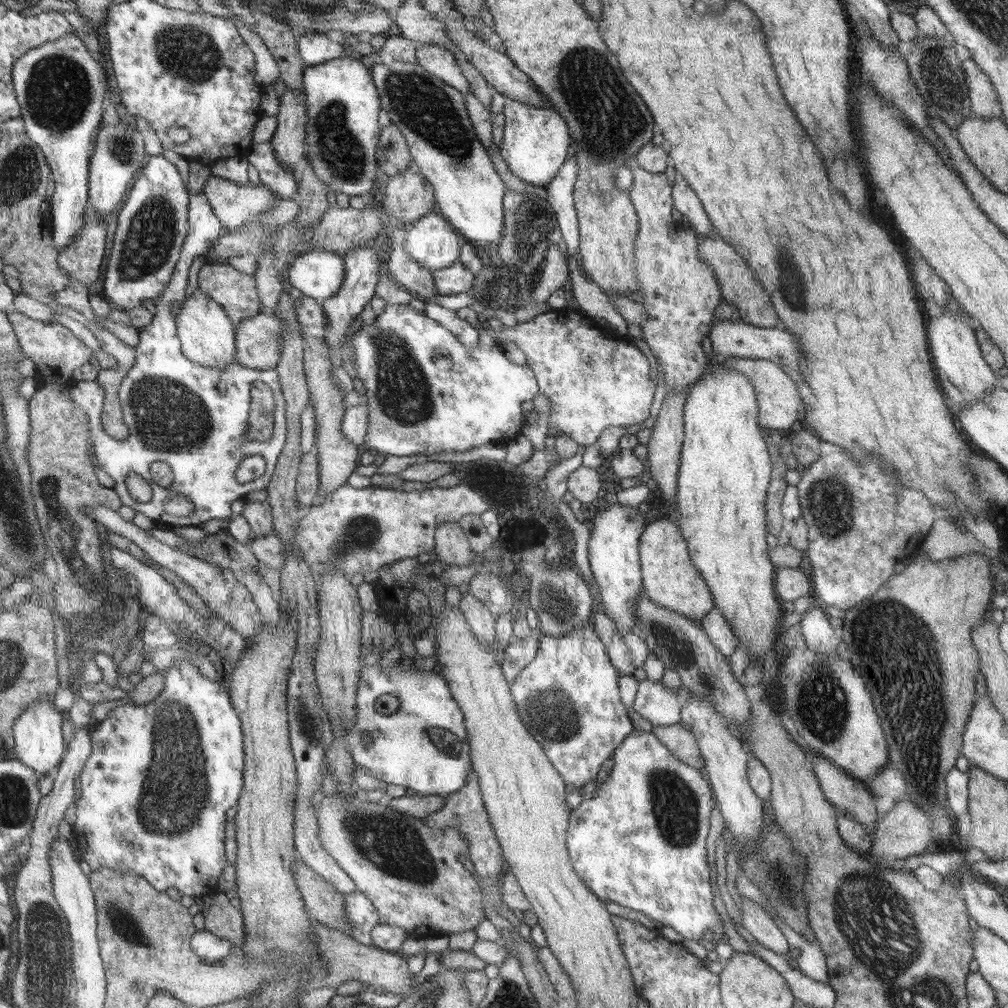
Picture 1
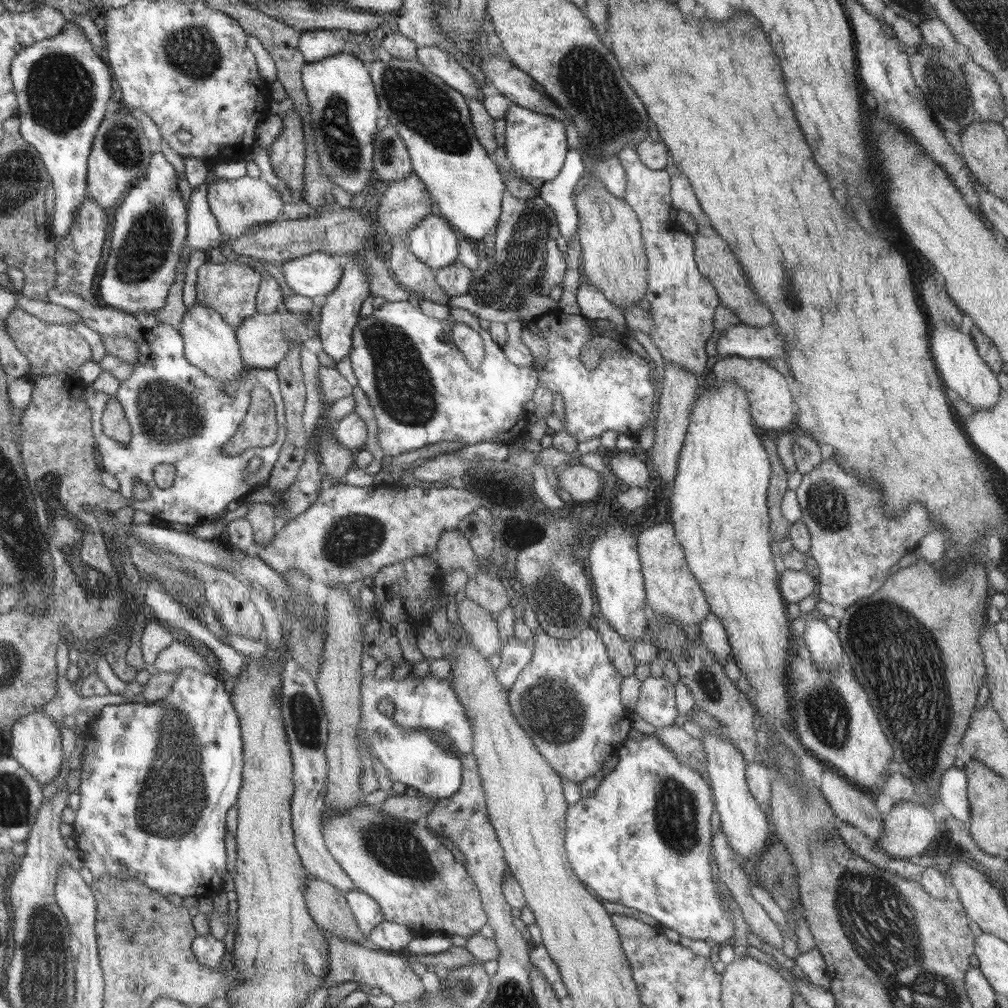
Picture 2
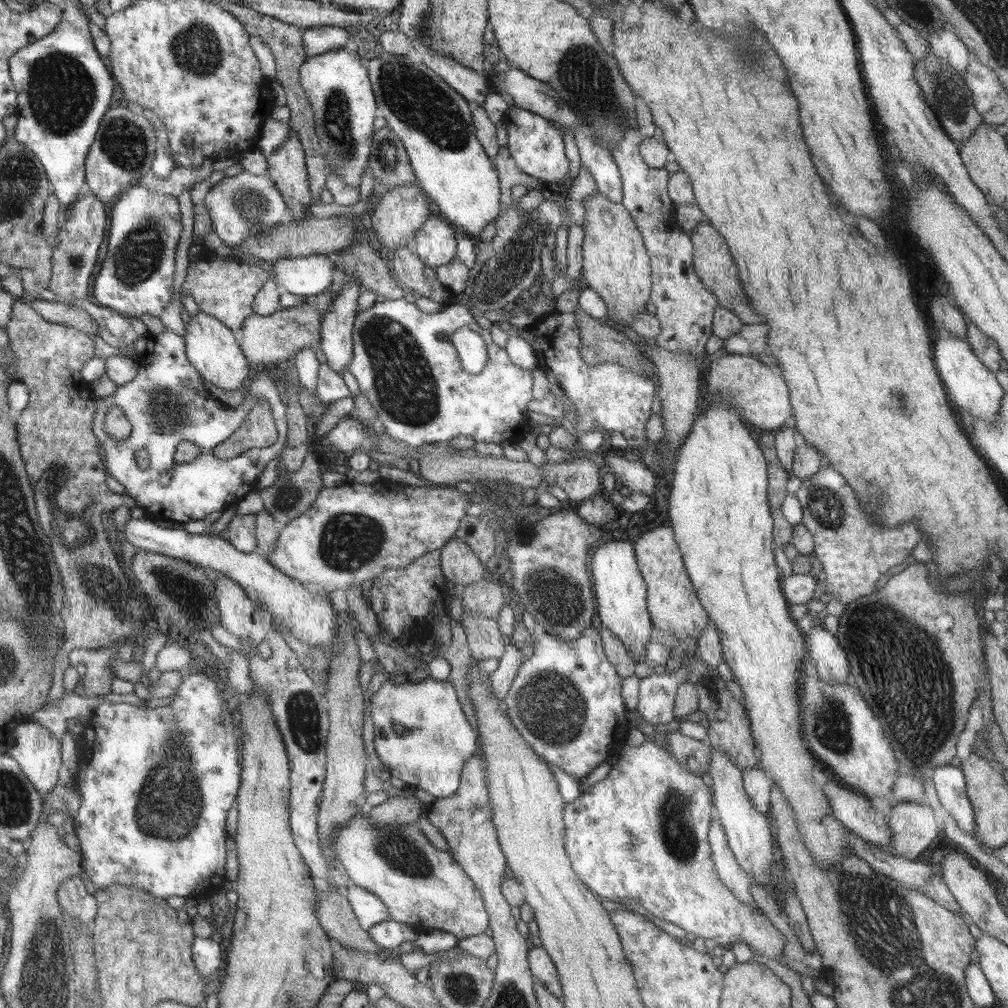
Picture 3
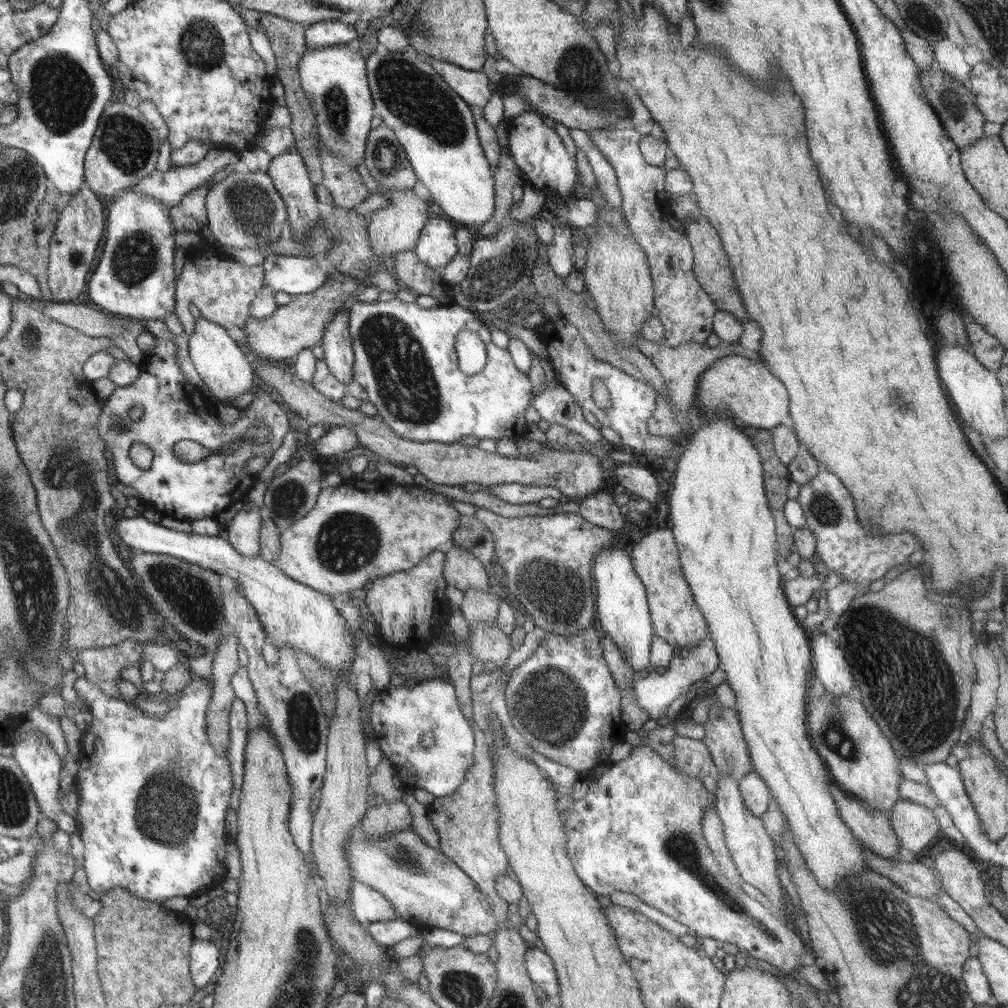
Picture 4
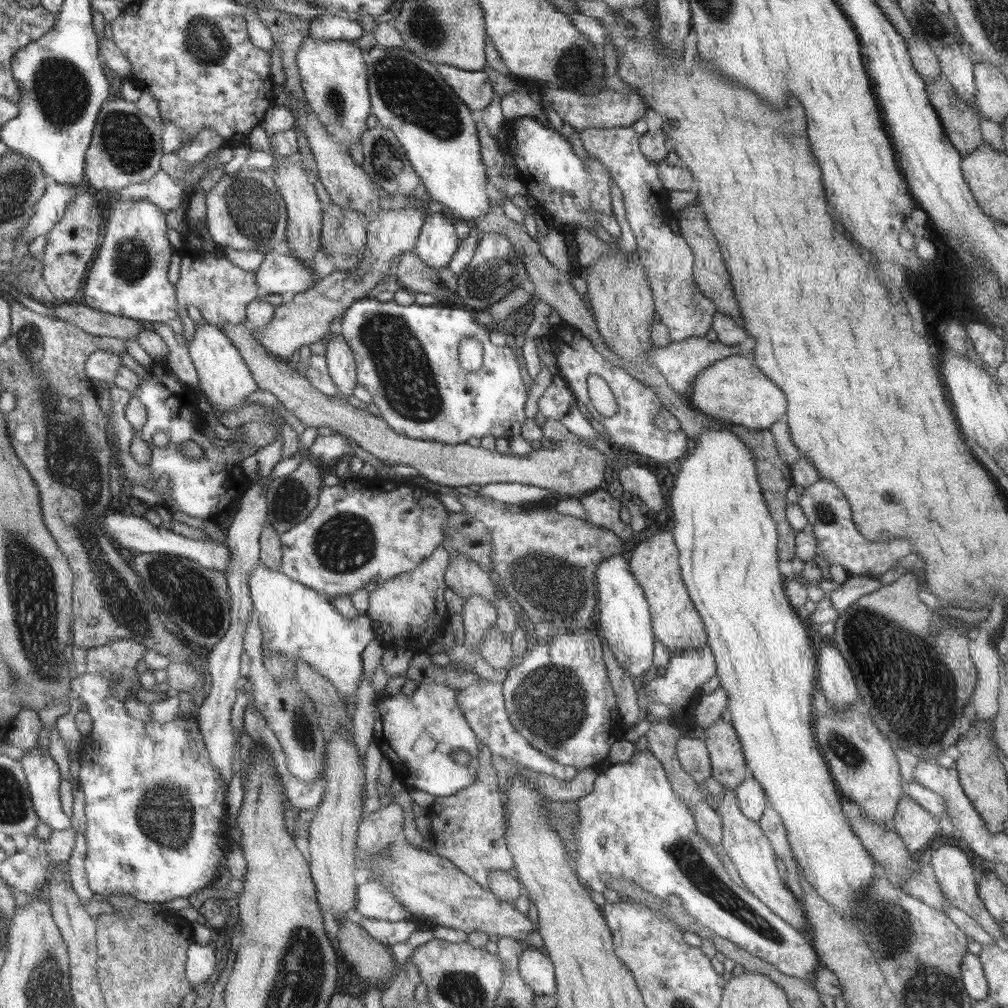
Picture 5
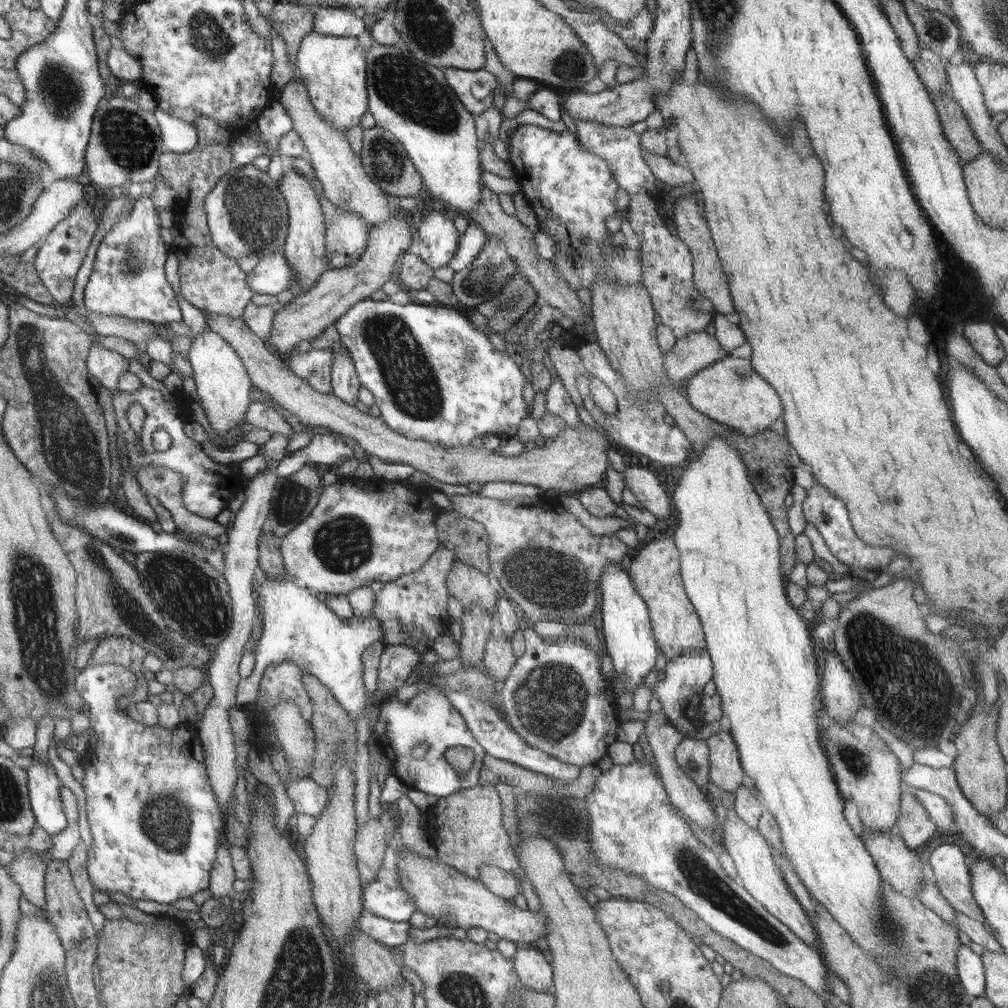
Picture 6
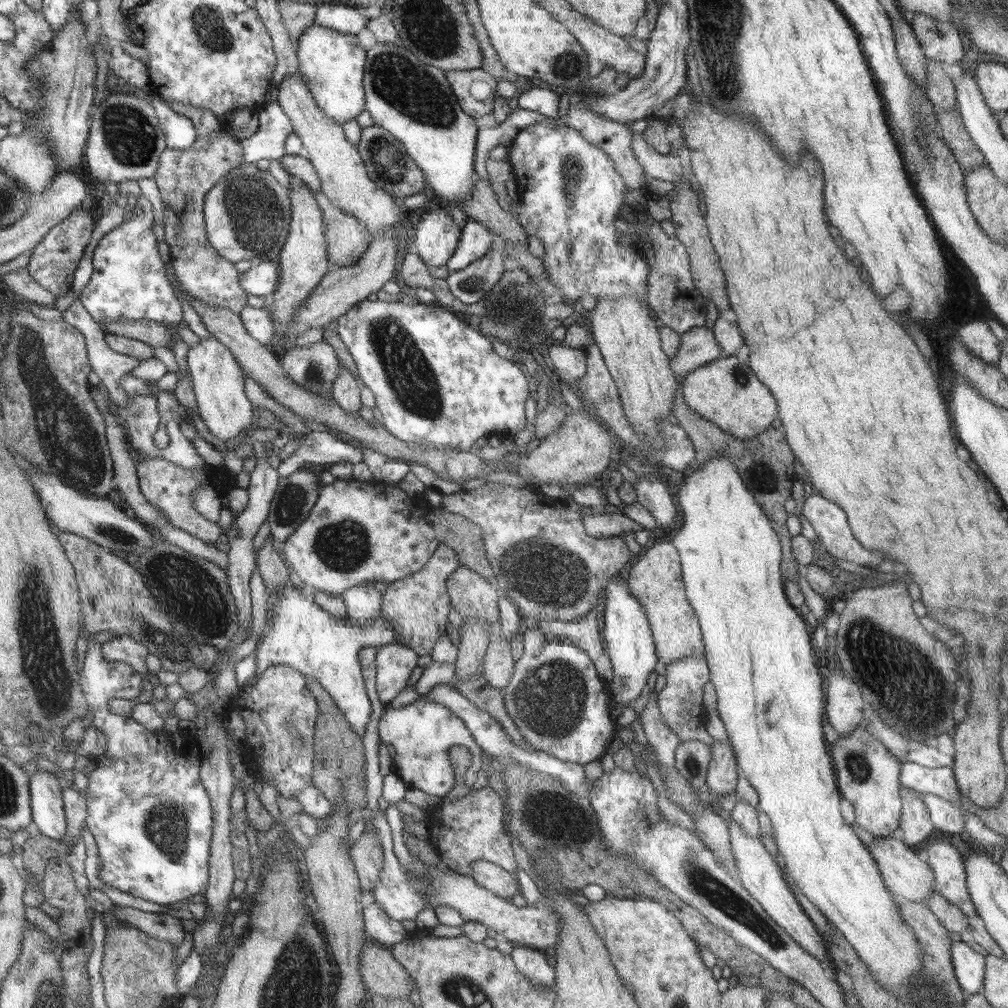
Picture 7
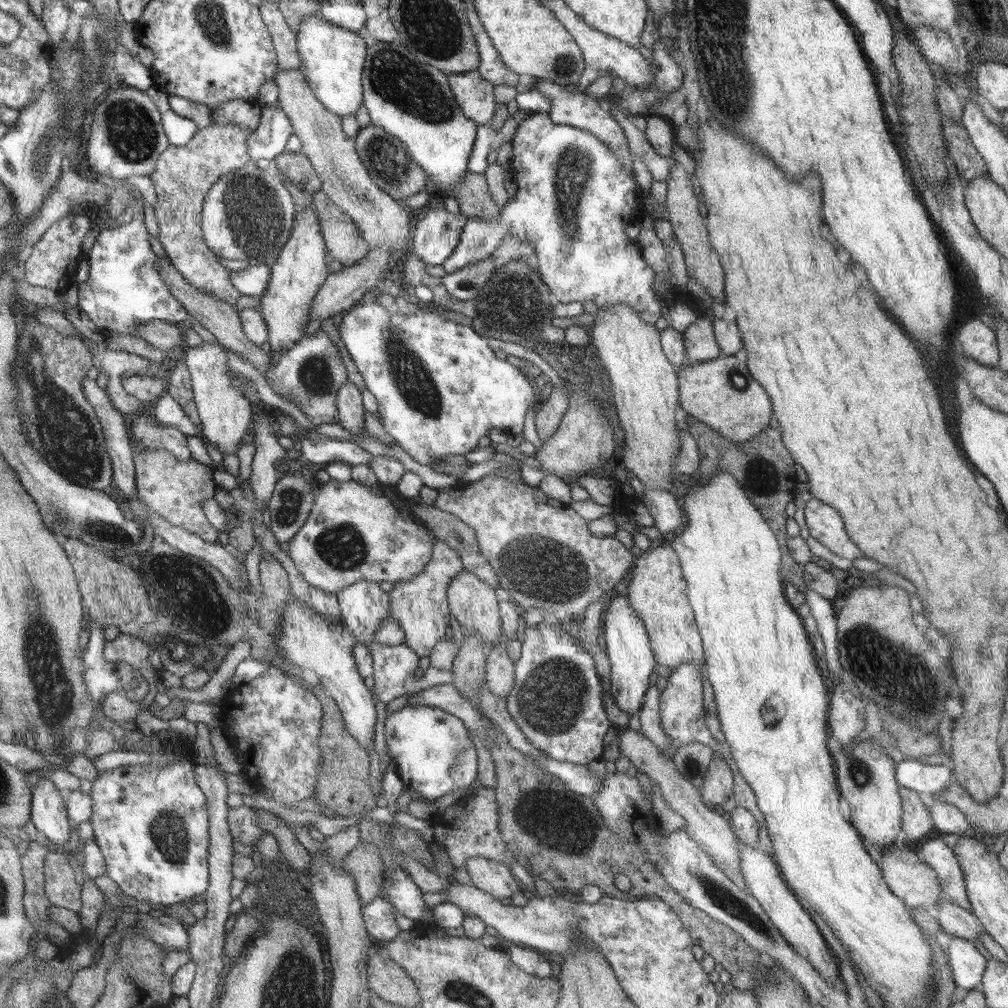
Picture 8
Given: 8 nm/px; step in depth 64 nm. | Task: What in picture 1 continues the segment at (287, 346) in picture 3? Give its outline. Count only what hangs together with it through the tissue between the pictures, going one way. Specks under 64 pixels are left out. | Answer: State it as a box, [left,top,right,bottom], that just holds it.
[236,311,284,369]

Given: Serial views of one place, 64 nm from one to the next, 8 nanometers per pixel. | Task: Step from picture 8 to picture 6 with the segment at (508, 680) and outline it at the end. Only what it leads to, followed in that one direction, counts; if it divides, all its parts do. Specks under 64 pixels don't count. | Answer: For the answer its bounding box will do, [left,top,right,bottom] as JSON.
[484,638,517,686]

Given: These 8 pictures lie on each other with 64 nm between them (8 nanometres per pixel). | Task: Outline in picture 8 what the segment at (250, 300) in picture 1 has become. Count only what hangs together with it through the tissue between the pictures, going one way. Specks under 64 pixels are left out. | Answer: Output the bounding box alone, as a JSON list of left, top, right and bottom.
[149,121,253,308]

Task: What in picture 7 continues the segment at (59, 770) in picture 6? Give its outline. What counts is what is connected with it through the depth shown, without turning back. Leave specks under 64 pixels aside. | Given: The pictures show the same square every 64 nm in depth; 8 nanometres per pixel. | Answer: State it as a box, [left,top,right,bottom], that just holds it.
[78,824,169,913]

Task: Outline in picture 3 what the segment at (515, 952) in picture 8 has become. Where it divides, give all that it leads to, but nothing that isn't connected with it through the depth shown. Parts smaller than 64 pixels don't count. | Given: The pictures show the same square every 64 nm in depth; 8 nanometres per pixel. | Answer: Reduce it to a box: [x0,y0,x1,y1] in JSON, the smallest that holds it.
[530,947,563,997]

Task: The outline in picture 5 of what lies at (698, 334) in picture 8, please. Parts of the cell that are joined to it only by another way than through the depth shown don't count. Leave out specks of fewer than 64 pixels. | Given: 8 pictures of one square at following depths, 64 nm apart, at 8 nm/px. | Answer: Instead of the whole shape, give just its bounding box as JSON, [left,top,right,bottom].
[649,336,740,399]

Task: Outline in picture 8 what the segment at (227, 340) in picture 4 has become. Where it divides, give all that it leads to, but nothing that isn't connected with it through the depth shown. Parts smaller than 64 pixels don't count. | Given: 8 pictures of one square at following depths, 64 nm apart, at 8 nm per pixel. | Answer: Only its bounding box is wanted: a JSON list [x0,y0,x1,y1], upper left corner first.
[185,341,252,454]

